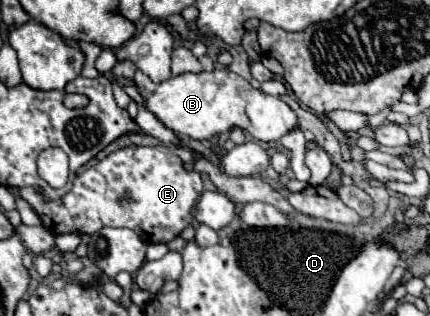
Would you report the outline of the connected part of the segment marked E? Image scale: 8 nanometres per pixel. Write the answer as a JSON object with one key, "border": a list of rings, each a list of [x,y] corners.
{"border":[[[128,147],[120,149],[114,155],[108,155],[106,159],[98,161],[96,165],[88,167],[86,171],[78,173],[74,179],[74,187],[70,193],[66,193],[58,201],[44,201],[42,195],[32,187],[18,189],[18,195],[32,205],[32,209],[42,219],[42,225],[52,235],[62,233],[96,233],[102,227],[128,227],[140,235],[146,243],[168,243],[174,237],[178,237],[190,223],[192,223],[192,207],[196,199],[200,197],[204,185],[200,173],[194,169],[186,169],[182,159],[170,151],[164,151],[160,147]]]}

